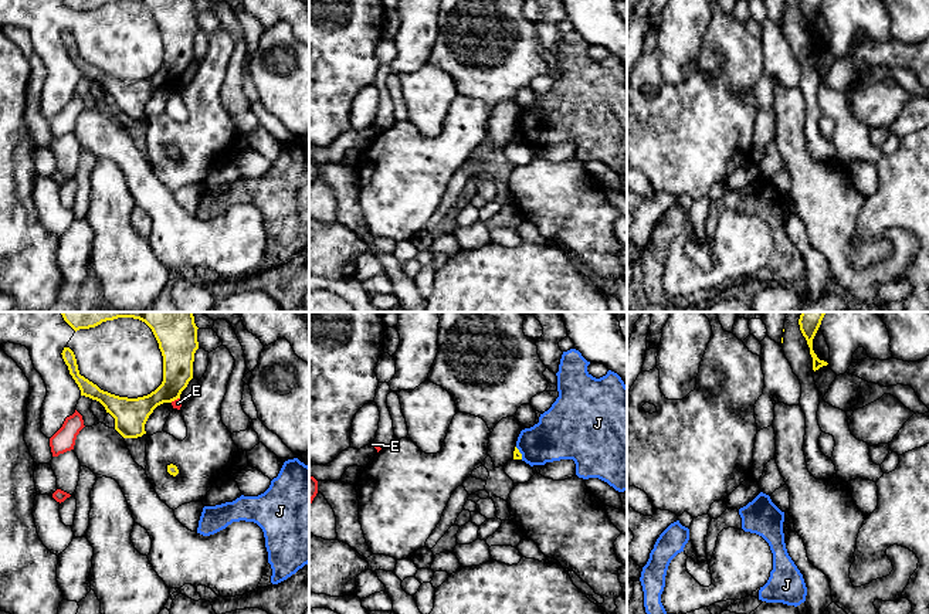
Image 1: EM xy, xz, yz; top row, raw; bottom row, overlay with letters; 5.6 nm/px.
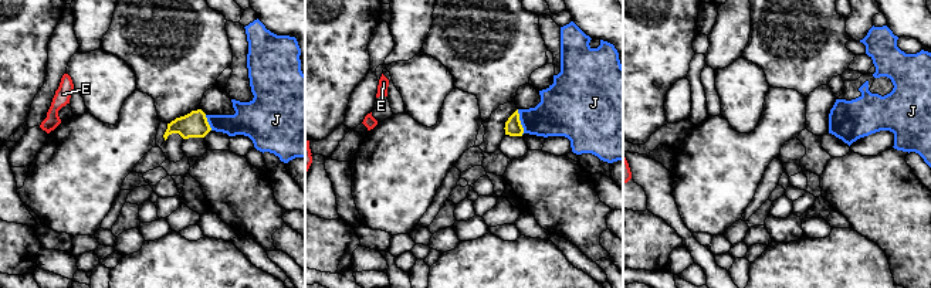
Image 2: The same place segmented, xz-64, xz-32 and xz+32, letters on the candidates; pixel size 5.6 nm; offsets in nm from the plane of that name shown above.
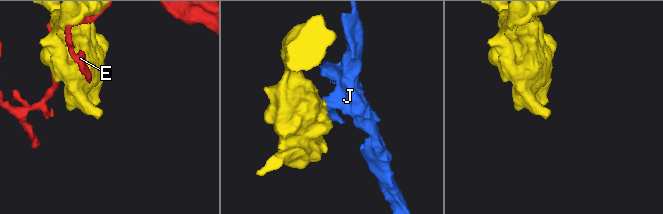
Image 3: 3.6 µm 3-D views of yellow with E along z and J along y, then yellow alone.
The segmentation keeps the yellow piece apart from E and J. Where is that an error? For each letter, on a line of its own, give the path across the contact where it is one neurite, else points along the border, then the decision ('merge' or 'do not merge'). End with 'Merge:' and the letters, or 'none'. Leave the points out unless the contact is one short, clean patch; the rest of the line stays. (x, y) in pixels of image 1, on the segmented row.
E: do not merge
J: border xz (515, 447), (522, 458); do not merge
Merge: none

